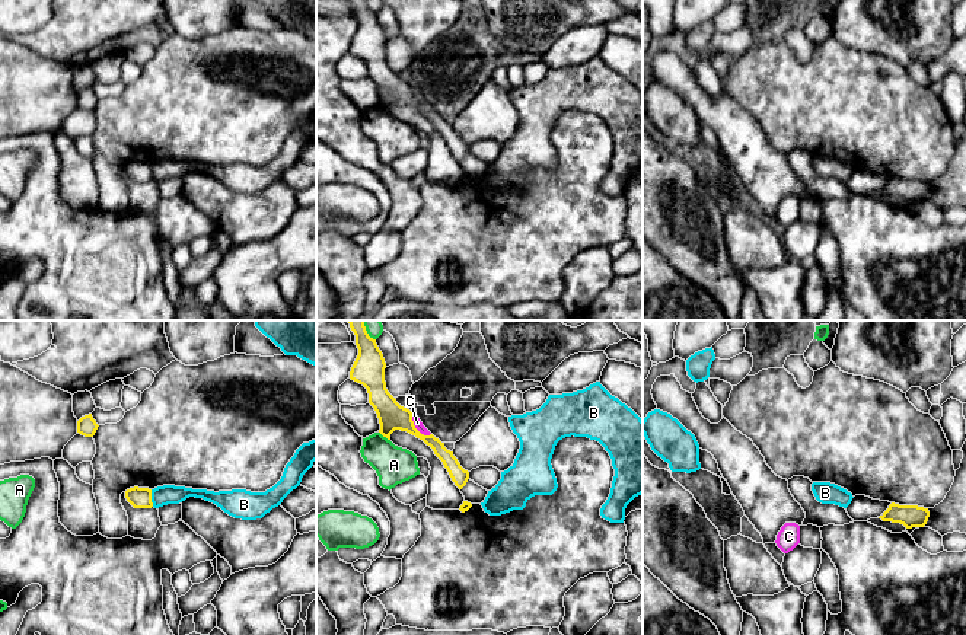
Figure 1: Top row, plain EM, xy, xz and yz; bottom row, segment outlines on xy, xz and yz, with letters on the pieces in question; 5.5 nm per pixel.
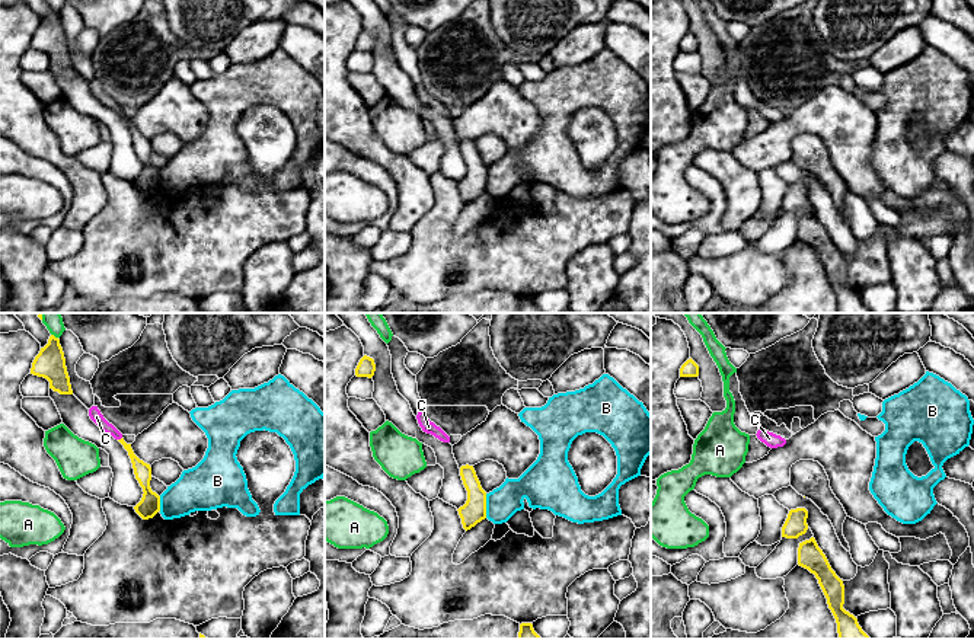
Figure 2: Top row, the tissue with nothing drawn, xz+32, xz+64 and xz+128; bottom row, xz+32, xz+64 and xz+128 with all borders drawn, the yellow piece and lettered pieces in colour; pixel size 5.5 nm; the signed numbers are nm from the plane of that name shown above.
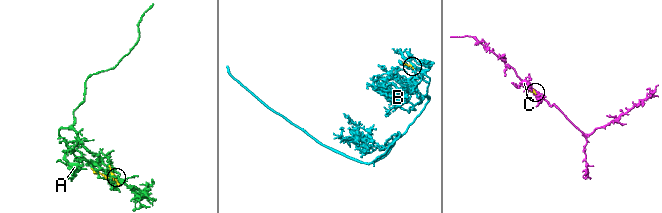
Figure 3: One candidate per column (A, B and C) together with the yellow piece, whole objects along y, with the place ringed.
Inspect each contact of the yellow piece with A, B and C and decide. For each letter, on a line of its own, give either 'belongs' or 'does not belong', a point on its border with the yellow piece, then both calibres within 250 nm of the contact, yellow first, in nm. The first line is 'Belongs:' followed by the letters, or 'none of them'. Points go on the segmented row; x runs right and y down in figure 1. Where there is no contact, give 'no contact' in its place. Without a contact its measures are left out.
Belongs: none of them
A: does not belong; contact xz (385, 436); calibres 150 and 220 nm
B: does not belong; contact xy (150, 498); calibres 110 and 110 nm
C: does not belong; contact xz (414, 427); calibres 150 and 50 nm

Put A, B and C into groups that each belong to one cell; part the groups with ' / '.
A / B / C

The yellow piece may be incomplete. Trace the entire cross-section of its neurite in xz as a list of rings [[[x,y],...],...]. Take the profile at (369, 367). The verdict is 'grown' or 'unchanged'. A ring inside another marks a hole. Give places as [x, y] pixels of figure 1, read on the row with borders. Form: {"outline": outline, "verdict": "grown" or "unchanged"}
{"outline": [[[348,320],[348,323],[356,335],[356,345],[358,348],[358,355],[351,367],[350,379],[367,389],[369,403],[374,408],[379,418],[379,433],[390,440],[390,434],[395,430],[401,430],[423,440],[443,462],[455,485],[462,489],[469,479],[469,472],[460,466],[453,451],[444,447],[444,443],[433,434],[421,434],[414,425],[412,412],[401,406],[388,392],[385,382],[386,363],[376,339],[369,336],[364,320]]], "verdict": "unchanged"}

